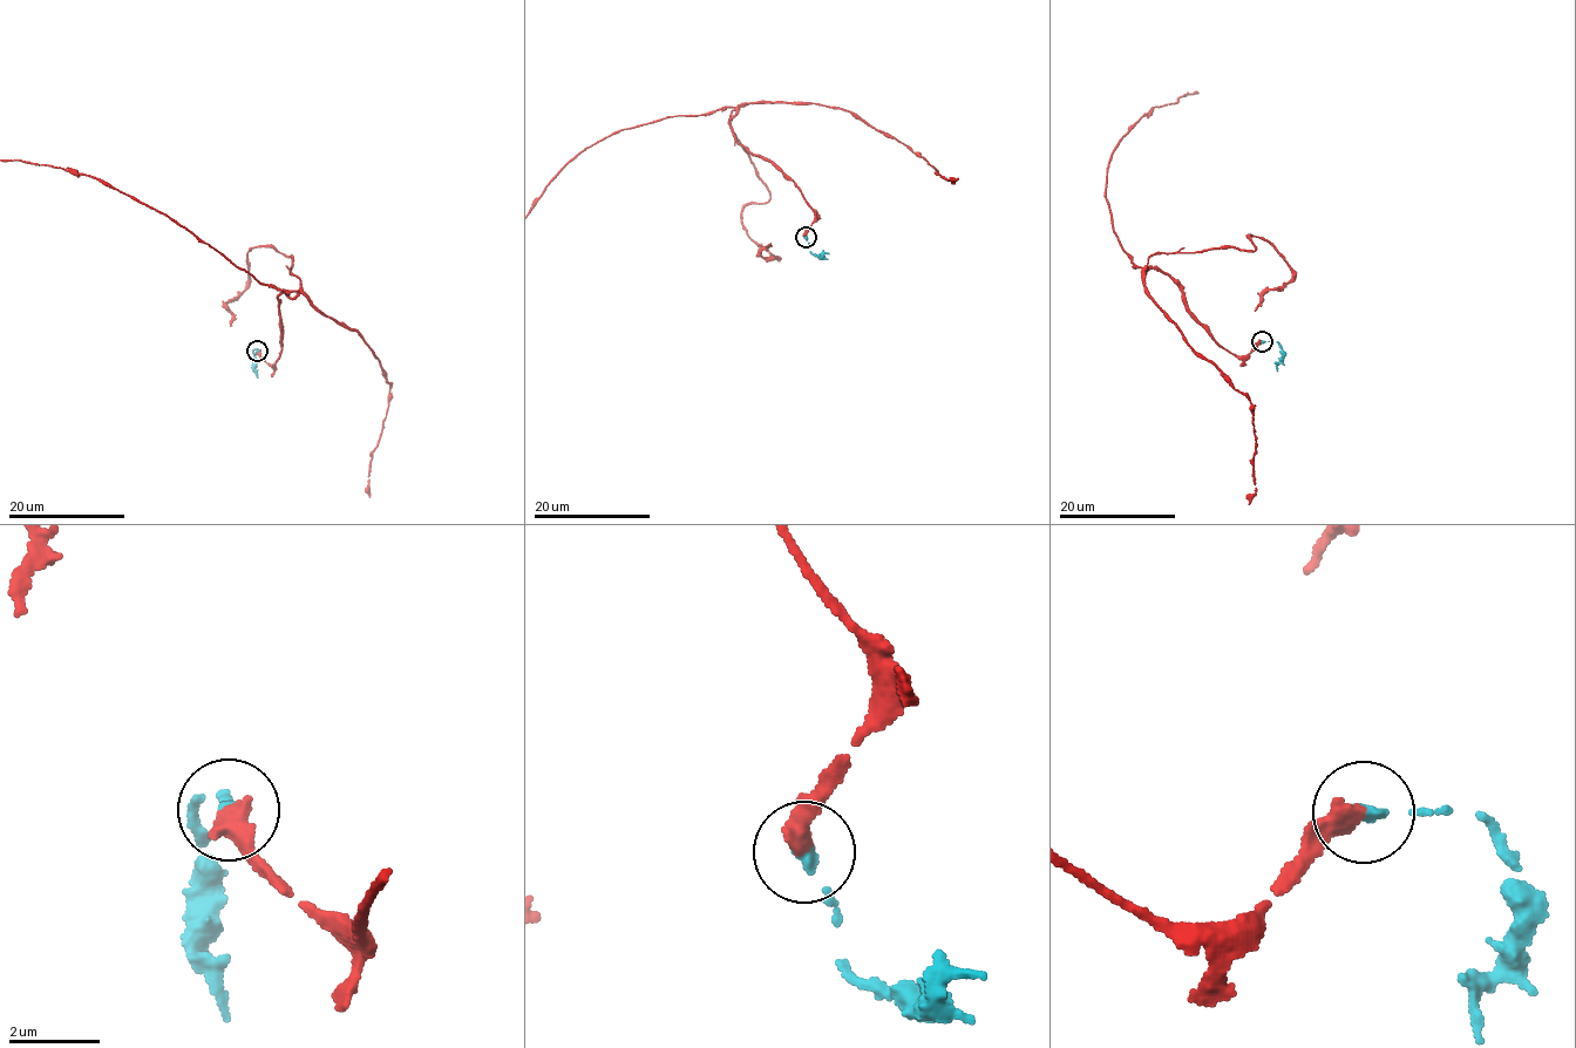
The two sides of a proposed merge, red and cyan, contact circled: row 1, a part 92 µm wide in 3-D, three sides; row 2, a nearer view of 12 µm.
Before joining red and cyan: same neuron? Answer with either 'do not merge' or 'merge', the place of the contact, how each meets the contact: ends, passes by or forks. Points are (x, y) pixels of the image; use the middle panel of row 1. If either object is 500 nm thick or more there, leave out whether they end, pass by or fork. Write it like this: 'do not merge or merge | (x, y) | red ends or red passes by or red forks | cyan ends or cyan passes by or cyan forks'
merge | (806, 237)

